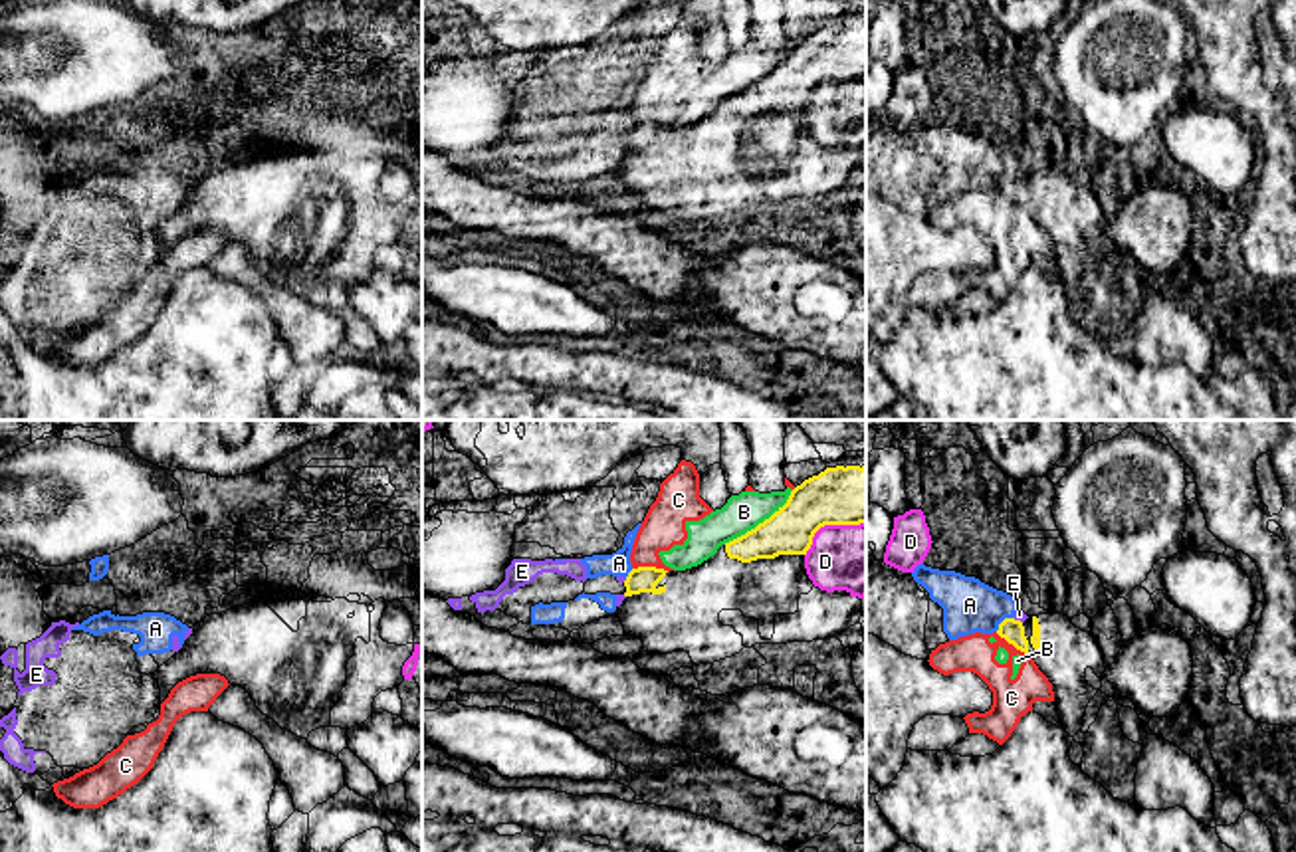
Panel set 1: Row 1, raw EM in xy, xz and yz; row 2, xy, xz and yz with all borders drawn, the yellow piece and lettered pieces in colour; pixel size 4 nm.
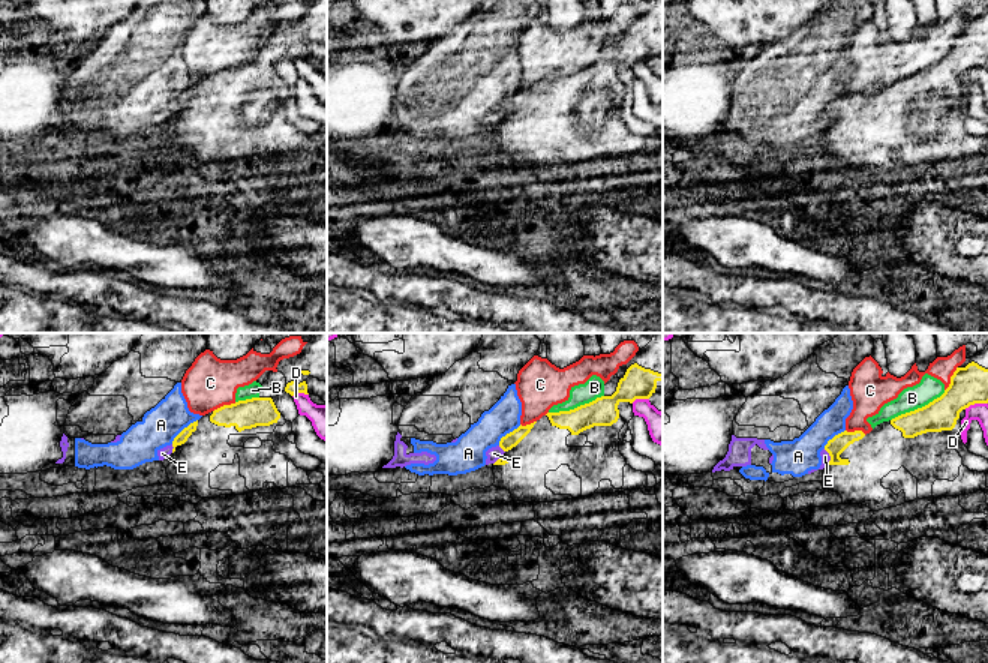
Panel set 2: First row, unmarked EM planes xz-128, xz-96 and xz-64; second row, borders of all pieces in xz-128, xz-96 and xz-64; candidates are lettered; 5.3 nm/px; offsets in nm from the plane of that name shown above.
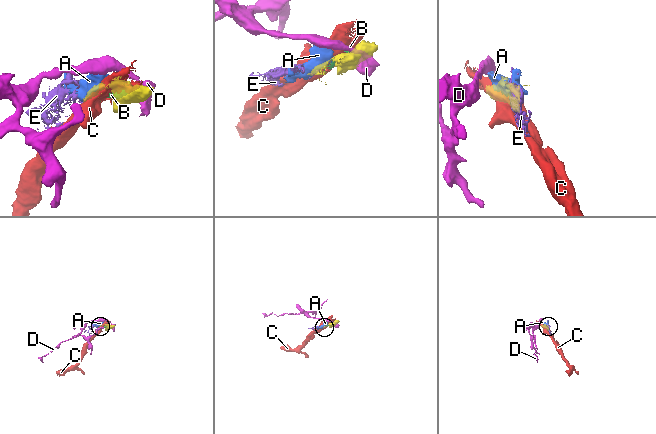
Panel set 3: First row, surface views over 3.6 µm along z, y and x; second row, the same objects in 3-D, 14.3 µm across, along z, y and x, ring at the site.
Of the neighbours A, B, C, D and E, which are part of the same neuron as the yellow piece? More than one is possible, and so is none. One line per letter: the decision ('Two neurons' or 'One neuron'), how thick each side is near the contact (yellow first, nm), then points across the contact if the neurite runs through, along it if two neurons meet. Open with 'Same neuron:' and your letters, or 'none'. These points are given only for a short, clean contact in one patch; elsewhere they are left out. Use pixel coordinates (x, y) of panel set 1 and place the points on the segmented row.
Same neuron: none
A: Two neurons. Thickness 90 nm (yellow) against 220 nm. Boundary: yz (1011, 617), (995, 631)
B: Two neurons. Thickness 200 nm (yellow) against 150 nm
C: Two neurons. Thickness 110 nm (yellow) against 180 nm
D: Two neurons. Thickness 240 nm (yellow) against 300 nm. Boundary: xz (864, 522), (825, 524), (815, 533), (805, 555)
E: Two neurons. Thickness 90 nm (yellow) against 50 nm. Boundary: yz (1013, 617), (1021, 623)

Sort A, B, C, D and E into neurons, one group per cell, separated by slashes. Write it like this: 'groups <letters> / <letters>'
groups A E / B C / D

